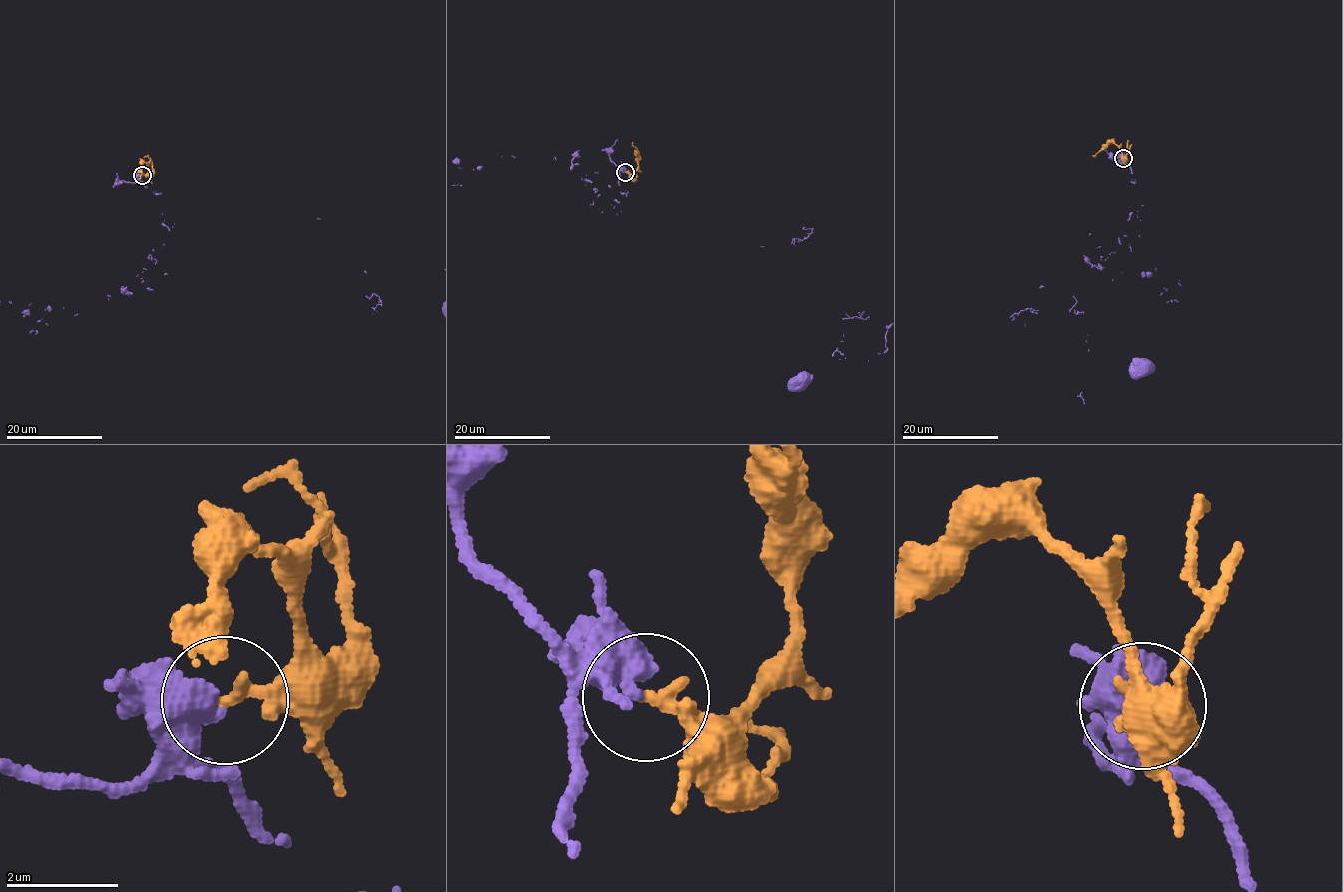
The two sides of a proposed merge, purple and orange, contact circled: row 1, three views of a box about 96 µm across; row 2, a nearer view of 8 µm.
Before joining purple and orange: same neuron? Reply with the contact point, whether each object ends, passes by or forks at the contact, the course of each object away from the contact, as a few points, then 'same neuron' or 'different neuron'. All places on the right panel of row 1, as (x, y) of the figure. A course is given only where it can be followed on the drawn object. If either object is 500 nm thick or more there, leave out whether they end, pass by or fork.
(1123, 158) | purple ends | orange ends | purple via (1123, 158), (1132, 173), (1089, 233), (1042, 286), (1077, 311), (1088, 334), (1134, 358), (1139, 365) | orange via (1123, 158), (1122, 151), (1115, 143), (1108, 143), (1092, 155) | same neuron

